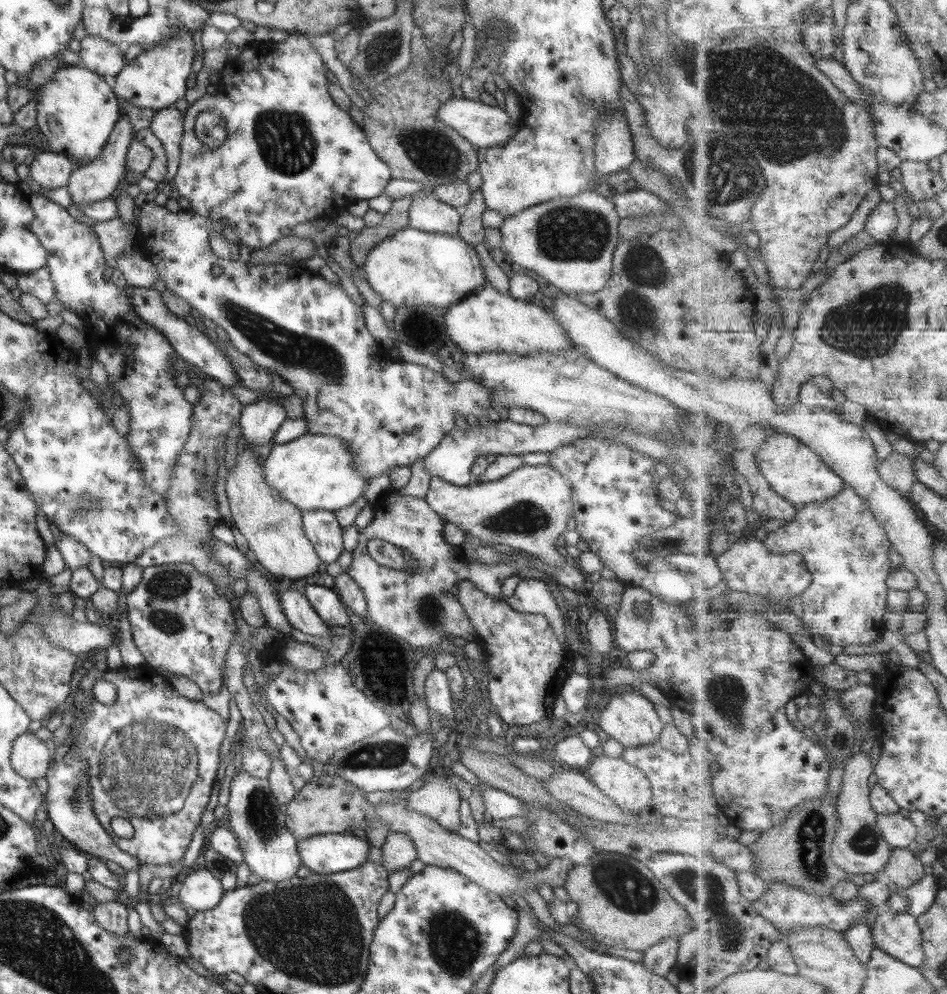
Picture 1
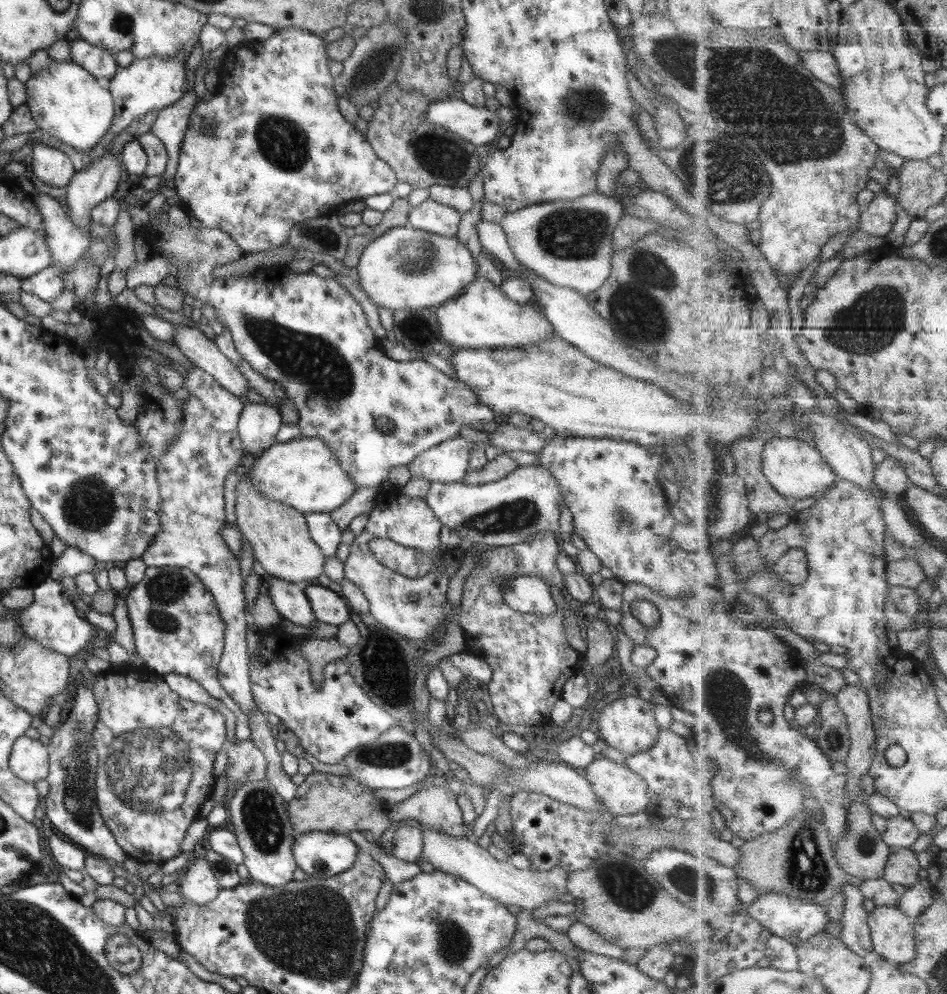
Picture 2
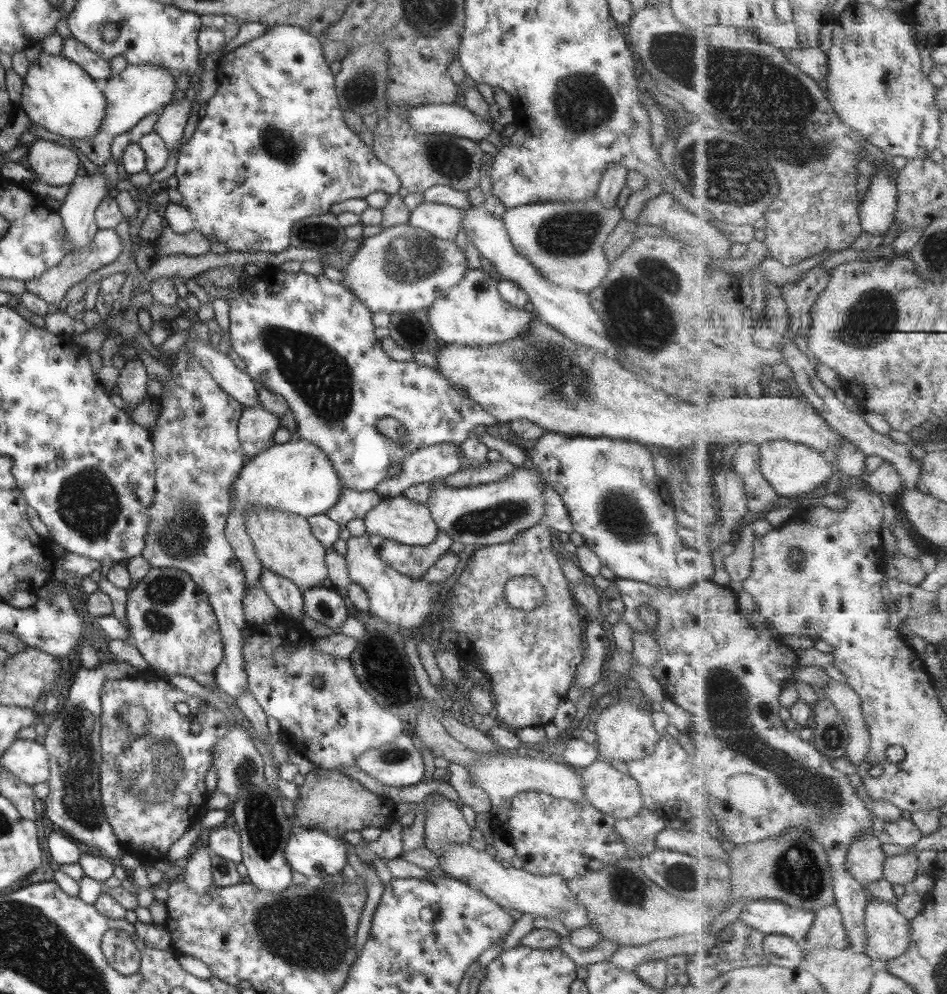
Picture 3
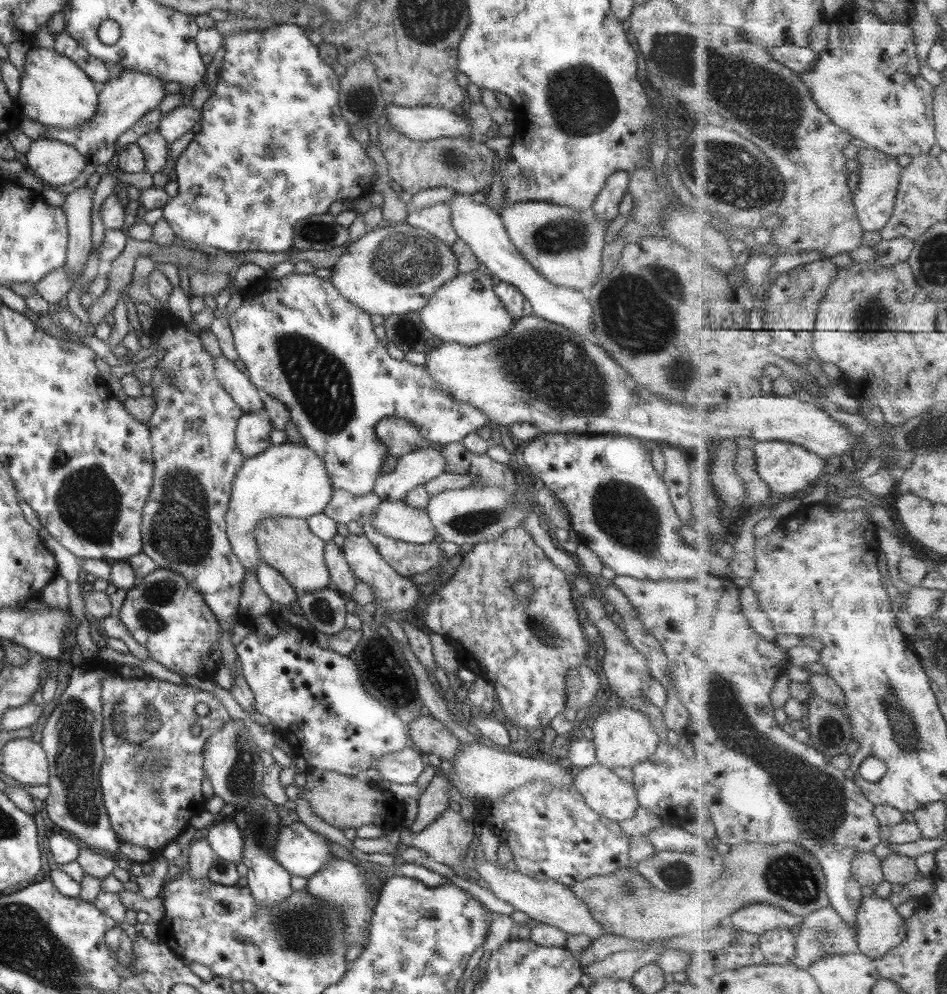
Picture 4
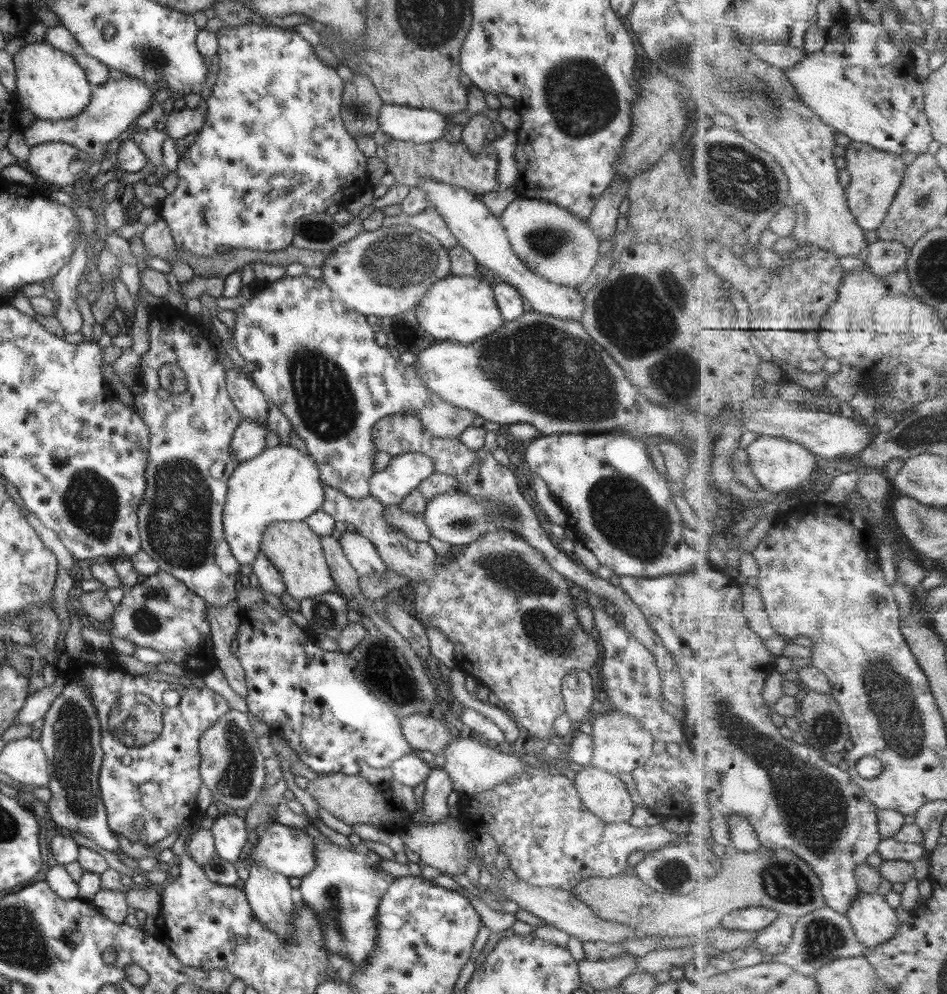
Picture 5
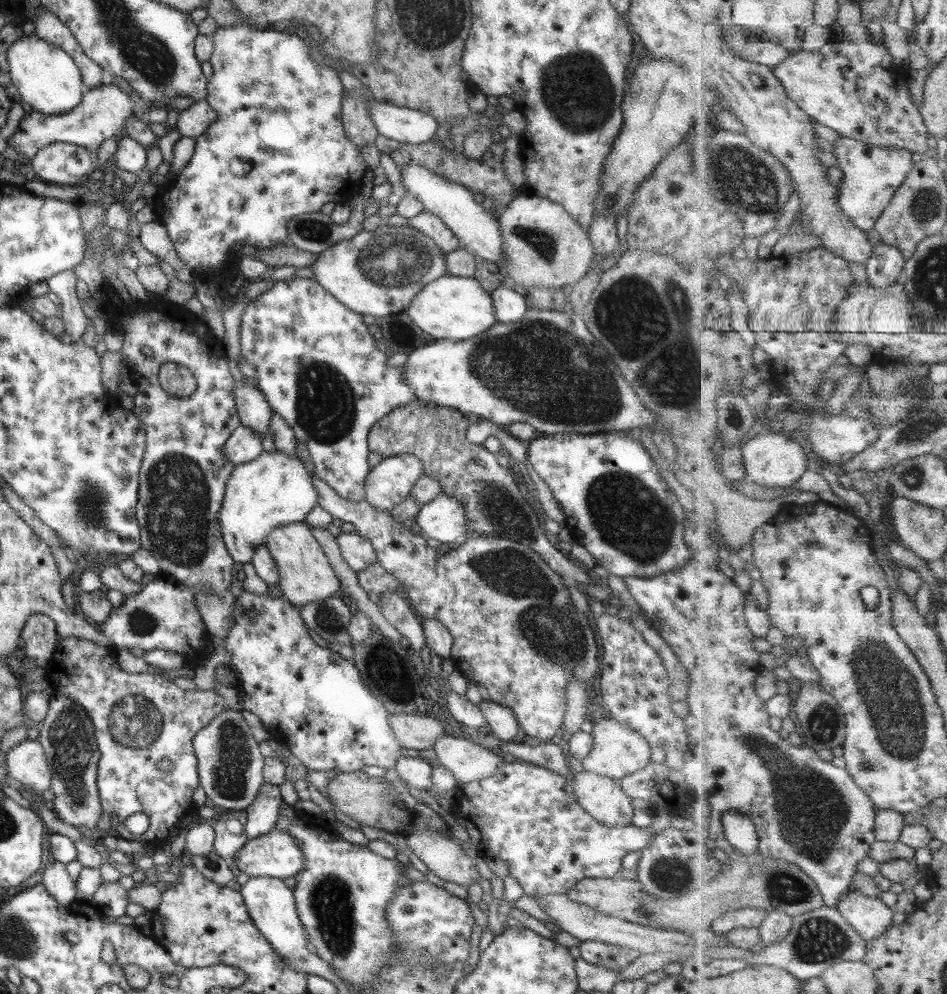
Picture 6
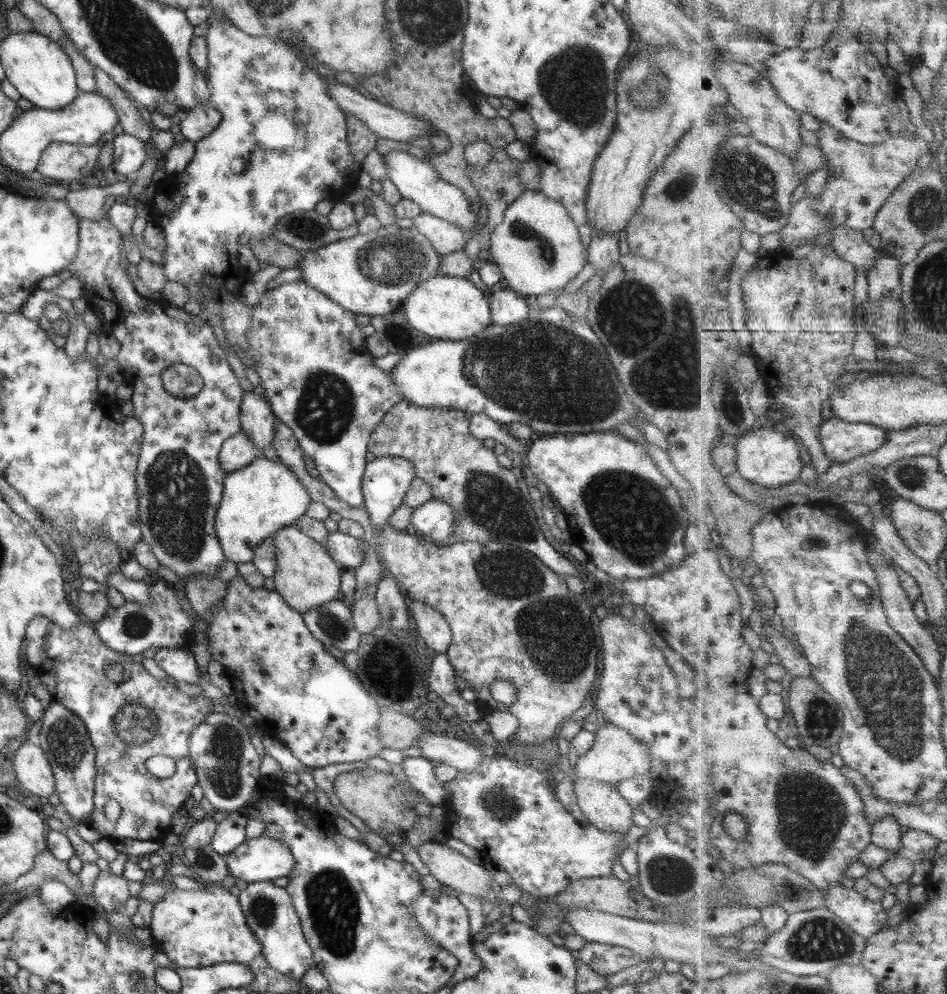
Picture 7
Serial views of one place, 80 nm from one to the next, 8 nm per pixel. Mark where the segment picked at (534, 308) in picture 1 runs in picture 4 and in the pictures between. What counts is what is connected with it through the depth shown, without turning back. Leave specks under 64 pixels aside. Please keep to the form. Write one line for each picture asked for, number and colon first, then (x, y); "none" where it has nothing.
2: (480, 316)
3: (471, 312)
4: (466, 310)

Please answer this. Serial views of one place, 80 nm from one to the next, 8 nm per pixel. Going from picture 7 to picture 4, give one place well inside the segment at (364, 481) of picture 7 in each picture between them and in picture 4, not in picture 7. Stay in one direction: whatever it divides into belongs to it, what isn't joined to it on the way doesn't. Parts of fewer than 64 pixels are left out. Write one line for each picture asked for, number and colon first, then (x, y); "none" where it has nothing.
4: (413, 469)
5: (402, 475)
6: (388, 483)

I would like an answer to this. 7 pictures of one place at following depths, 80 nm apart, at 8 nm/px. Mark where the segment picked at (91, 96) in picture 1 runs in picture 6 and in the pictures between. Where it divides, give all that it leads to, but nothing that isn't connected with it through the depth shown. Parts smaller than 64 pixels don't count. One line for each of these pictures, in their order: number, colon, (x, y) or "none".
2: (65, 102)
3: (57, 95)
4: (54, 91)
5: (49, 83)
6: (45, 77)

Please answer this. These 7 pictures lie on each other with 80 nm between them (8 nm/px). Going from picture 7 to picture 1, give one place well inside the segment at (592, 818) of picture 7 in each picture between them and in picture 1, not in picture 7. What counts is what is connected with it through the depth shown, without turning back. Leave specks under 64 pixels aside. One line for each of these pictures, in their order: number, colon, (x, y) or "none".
1: (627, 787)
2: (621, 792)
3: (609, 791)
4: (609, 796)
5: (602, 794)
6: (600, 797)

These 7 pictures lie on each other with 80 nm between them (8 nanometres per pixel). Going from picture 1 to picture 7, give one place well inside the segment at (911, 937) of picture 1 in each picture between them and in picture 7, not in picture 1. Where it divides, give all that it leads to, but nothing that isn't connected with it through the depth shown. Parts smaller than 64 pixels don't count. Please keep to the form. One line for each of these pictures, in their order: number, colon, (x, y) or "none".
2: (894, 935)
3: (890, 933)
4: (881, 929)
5: (875, 922)
6: (870, 916)
7: (866, 917)

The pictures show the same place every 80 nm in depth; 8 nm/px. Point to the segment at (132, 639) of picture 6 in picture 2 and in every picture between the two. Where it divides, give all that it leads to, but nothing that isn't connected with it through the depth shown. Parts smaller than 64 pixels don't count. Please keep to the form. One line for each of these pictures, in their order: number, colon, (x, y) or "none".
2: (176, 628)
3: (169, 621)
4: (162, 613)
5: (159, 612)

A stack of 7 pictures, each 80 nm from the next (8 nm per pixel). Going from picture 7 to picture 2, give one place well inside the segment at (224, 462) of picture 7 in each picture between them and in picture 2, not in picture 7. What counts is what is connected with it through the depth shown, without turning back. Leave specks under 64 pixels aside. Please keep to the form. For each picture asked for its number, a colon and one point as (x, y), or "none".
2: (258, 424)
3: (256, 426)
4: (252, 431)
5: (248, 440)
6: (243, 445)

